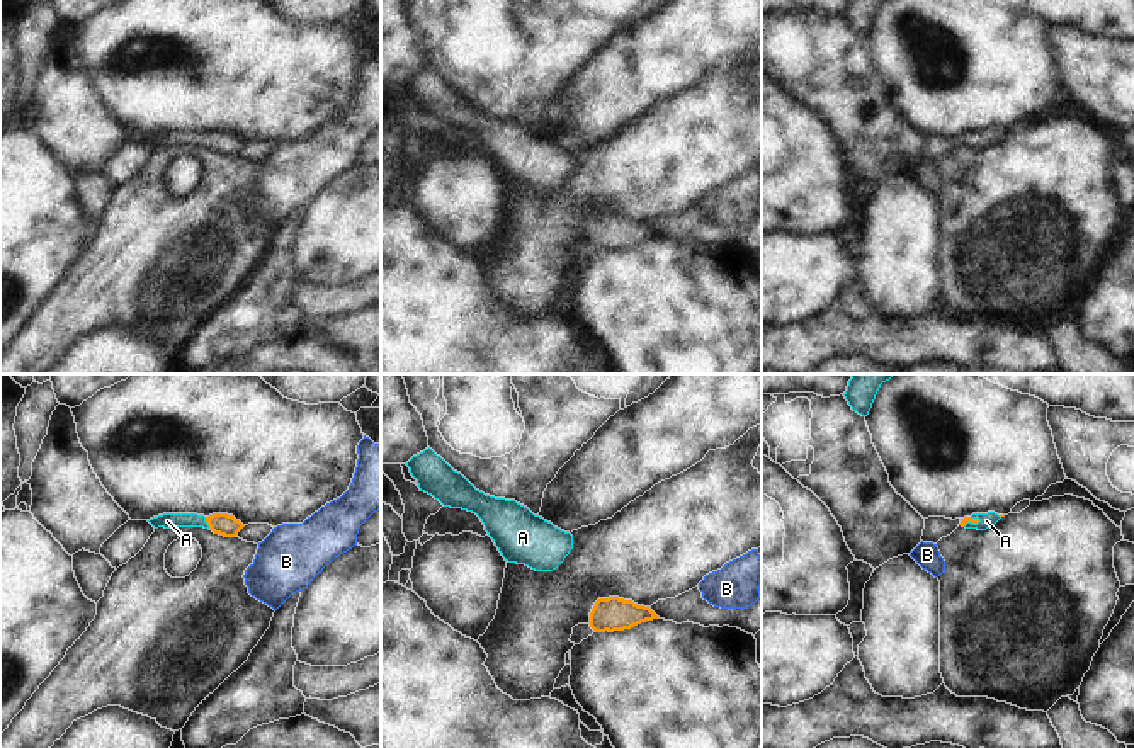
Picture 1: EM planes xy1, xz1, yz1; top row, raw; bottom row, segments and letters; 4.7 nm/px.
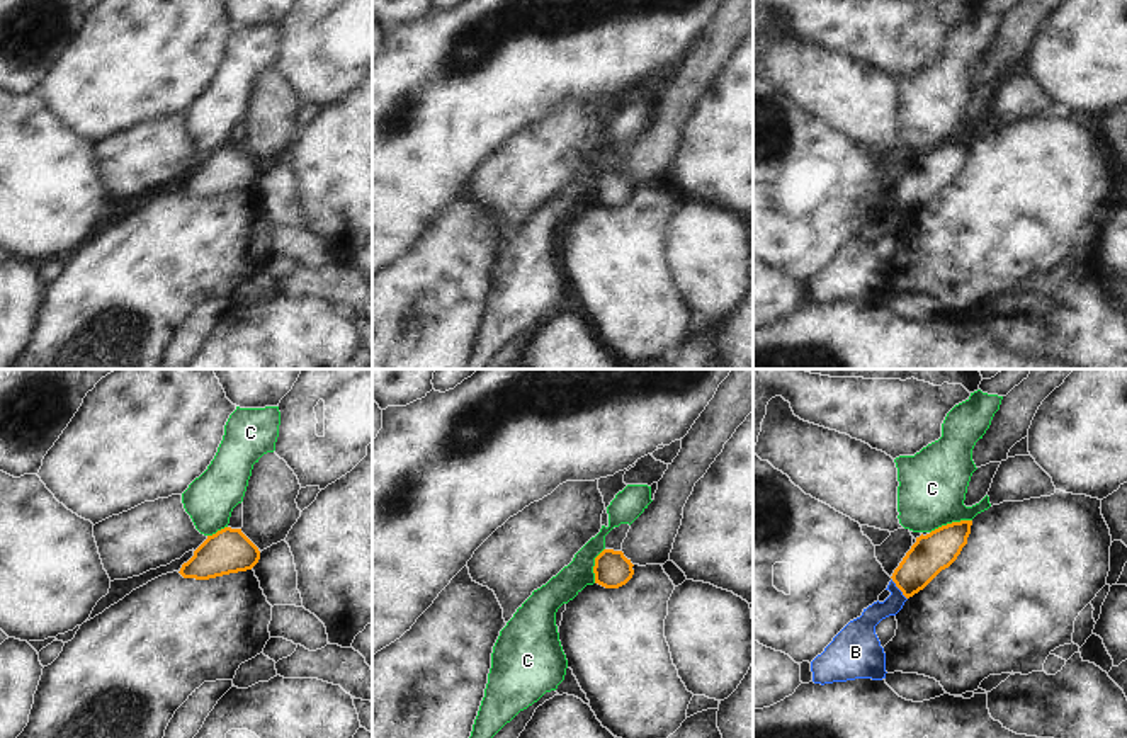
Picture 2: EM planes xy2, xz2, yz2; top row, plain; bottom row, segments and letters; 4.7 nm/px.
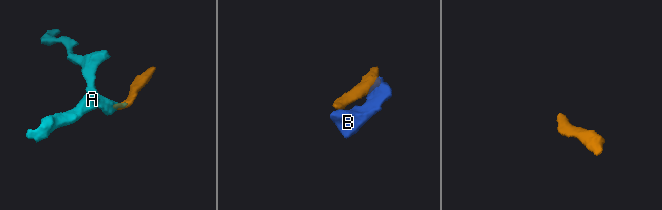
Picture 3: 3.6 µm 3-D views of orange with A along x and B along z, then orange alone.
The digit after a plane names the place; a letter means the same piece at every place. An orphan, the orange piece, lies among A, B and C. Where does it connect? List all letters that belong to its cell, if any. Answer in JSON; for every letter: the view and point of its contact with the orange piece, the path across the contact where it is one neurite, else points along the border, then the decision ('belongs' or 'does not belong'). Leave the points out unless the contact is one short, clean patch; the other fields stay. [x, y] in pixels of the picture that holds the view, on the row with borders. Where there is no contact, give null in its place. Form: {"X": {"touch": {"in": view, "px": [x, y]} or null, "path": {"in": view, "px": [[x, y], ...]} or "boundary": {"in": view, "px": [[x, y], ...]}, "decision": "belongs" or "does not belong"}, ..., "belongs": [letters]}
{"A": {"touch": {"in": "xy1", "px": [206, 521]}, "path": {"in": "xy1", "px": [[223, 524], [206, 521], [167, 521]]}, "decision": "belongs"}, "B": {"touch": {"in": "yz2", "px": [900, 589]}, "boundary": {"in": "yz2", "px": [[891, 580], [906, 599]]}, "decision": "does not belong"}, "C": {"touch": {"in": "yz2", "px": [952, 522]}, "boundary": {"in": "yz2", "px": [[971, 519], [947, 522], [930, 533]]}, "decision": "does not belong"}, "belongs": ["A"]}

